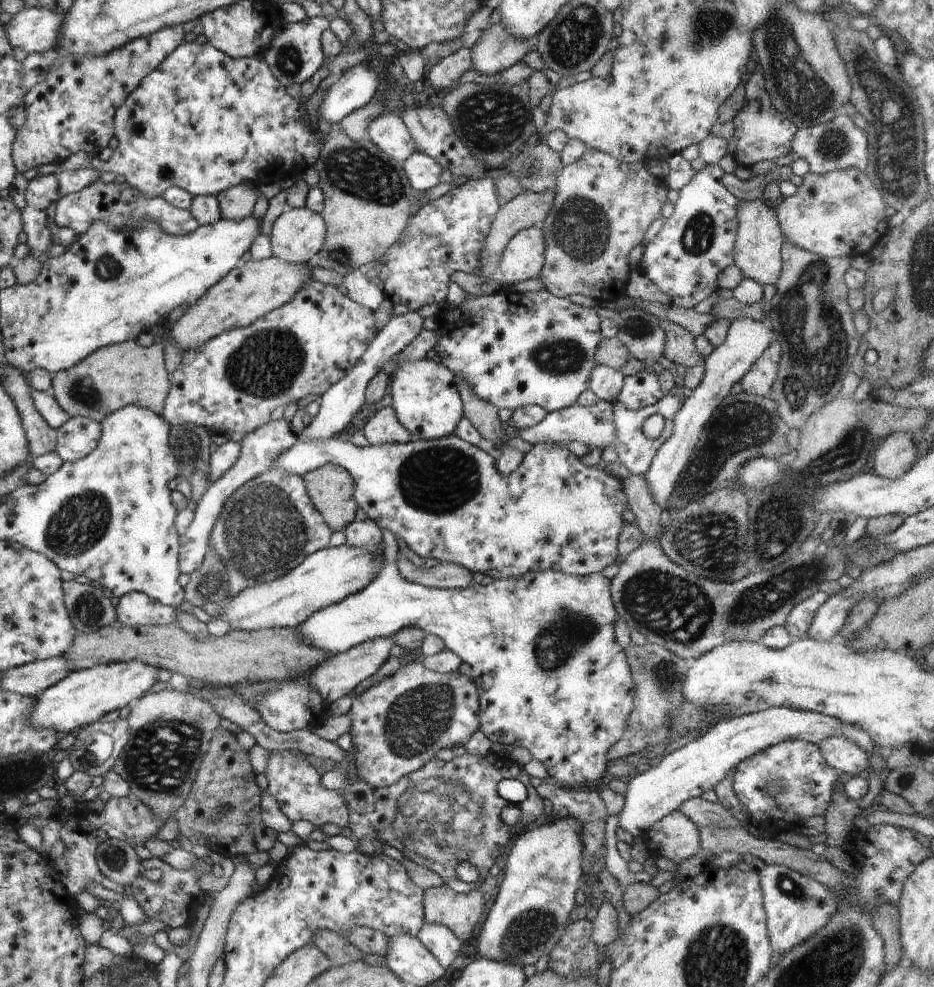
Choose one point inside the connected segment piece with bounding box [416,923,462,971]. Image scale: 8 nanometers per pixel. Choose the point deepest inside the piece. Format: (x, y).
(438, 939)

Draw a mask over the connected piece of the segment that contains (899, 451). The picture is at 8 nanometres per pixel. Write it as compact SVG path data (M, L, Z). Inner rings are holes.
M896 431L894 434L885 437L879 446L874 450L874 472L881 477L887 479L900 478L906 474L908 470L914 466L916 462L917 448L912 442L912 432L910 431Z

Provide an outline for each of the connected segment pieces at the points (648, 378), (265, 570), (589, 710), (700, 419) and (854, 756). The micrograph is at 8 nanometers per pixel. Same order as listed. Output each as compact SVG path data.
M640 370L624 378L617 402L625 408L640 410L656 404L663 396L658 376L655 373Z
M276 466L237 488L226 498L223 508L212 528L210 546L228 568L228 599L240 594L245 587L278 580L304 562L304 558L310 554L330 547L333 532L308 496L303 477L288 474Z
M384 532L384 541L381 545L381 554L384 558L384 566L380 568L380 574L370 584L357 592L347 596L344 600L337 602L318 610L310 618L306 618L300 626L295 629L300 634L300 642L324 650L328 654L335 655L349 651L352 647L358 646L363 642L374 640L375 638L393 638L393 636L406 626L423 630L426 634L434 634L444 640L446 649L451 650L466 662L470 668L471 680L476 686L480 704L480 730L486 735L486 738L500 744L514 744L529 750L532 759L544 764L544 768L552 778L564 782L568 787L584 782L600 780L607 777L606 767L608 766L608 750L624 736L627 729L627 722L630 713L634 710L634 681L632 672L628 666L625 650L616 642L614 634L614 623L618 618L615 606L611 597L611 580L602 575L590 574L590 576L579 577L578 575L569 575L555 570L543 570L538 572L527 572L520 578L495 579L492 584L468 586L463 589L437 589L408 582L398 570L396 560L398 560L399 548L396 537L392 532Z
M740 318L730 322L724 342L705 357L705 373L702 381L694 390L685 392L683 405L674 415L674 432L666 442L662 443L644 474L648 488L652 492L652 498L662 508L666 507L666 502L676 486L676 480L684 470L684 466L688 464L690 454L696 448L702 429L710 420L712 412L720 406L722 401L731 397L732 386L736 382L741 382L742 377L773 341L774 334L770 325L767 326L763 322L754 321L751 318Z
M831 736L818 743L824 760L837 771L859 775L870 763L869 754L844 736Z

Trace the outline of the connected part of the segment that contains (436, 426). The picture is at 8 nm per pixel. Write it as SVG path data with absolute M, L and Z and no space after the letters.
M428 358L400 362L391 376L392 408L398 422L412 434L414 440L438 440L455 434L457 424L464 417L463 402L454 382L455 375L442 363Z

